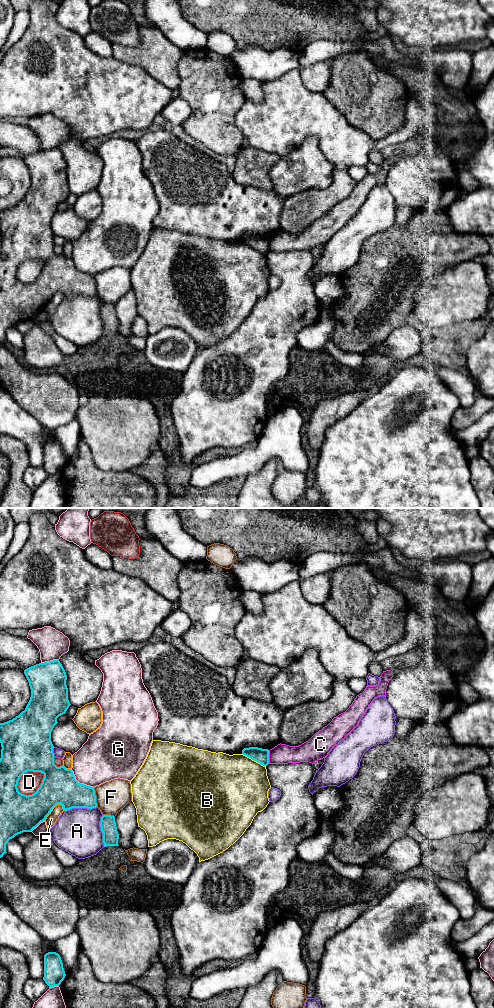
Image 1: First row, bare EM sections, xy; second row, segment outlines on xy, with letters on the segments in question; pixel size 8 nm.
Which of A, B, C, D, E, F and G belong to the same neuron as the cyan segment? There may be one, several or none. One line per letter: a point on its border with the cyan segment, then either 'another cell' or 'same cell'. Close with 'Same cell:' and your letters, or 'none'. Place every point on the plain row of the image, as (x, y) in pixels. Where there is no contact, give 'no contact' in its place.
A: xy (80, 295) | another cell
B: xy (254, 248) | another cell
C: xy (268, 245) | another cell
D: xy (25, 260) | another cell
E: xy (52, 296) | another cell
F: xy (95, 285) | another cell
G: xy (79, 271) | another cell
Same cell: none

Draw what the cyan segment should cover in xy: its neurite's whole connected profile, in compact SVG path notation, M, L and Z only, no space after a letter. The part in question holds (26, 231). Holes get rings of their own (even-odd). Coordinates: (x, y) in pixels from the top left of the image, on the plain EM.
M59 148L39 151L24 158L29 170L31 185L18 204L0 211L0 346L6 340L7 330L23 320L31 320L45 309L52 297L61 292L64 299L72 296L96 296L93 275L80 272L71 257L54 252L51 220L58 211L57 206L66 201L71 193L68 188L67 163ZM28 260L41 260L44 266L40 275L32 283L18 279L20 265Z

